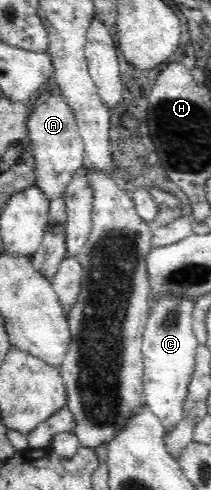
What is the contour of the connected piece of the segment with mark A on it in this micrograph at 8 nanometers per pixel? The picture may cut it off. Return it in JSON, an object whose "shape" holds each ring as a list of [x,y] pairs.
{"shape":[[[53,92],[49,99],[33,109],[28,119],[28,139],[36,159],[36,184],[50,200],[55,195],[64,195],[73,173],[84,165],[85,155],[85,143],[64,92]]]}

